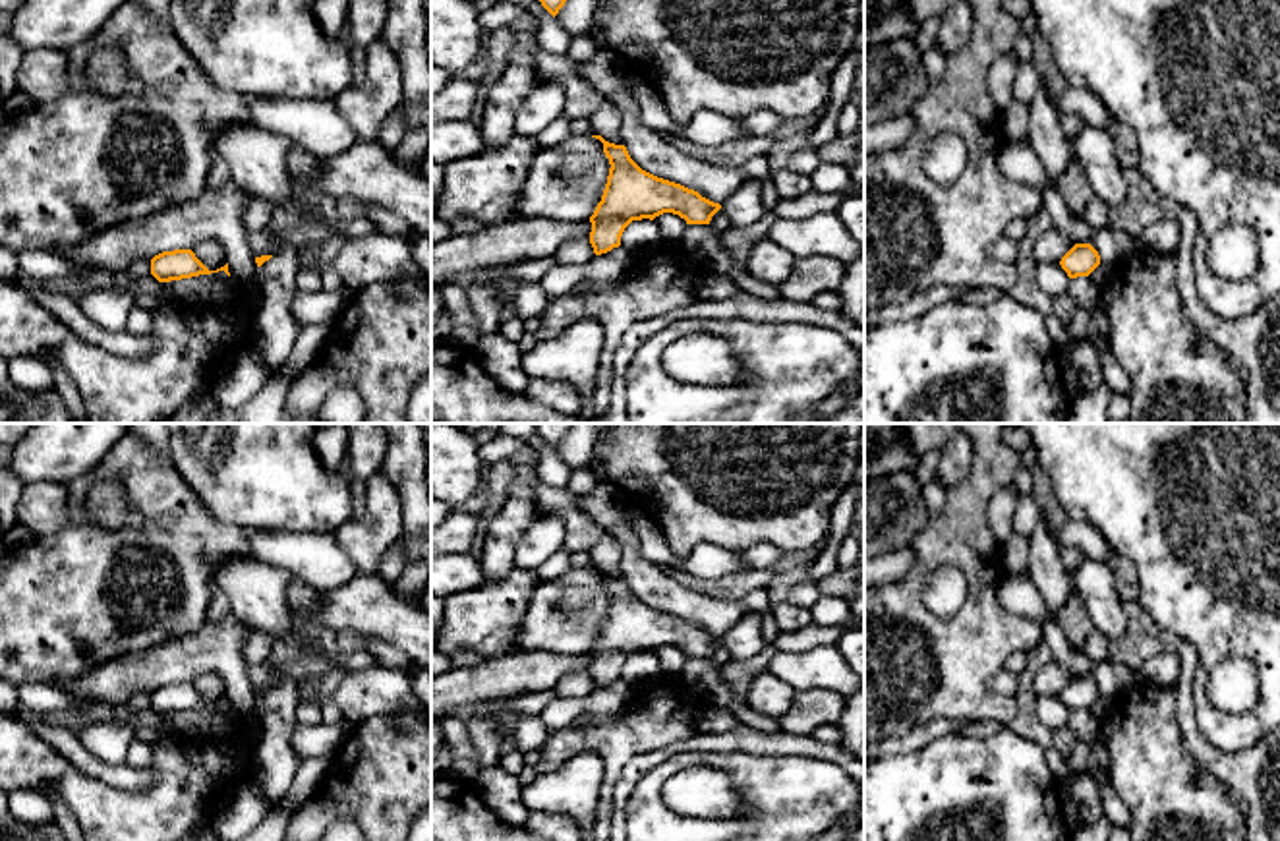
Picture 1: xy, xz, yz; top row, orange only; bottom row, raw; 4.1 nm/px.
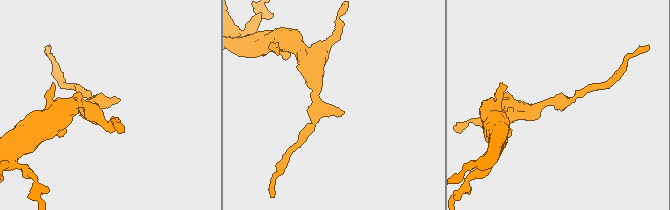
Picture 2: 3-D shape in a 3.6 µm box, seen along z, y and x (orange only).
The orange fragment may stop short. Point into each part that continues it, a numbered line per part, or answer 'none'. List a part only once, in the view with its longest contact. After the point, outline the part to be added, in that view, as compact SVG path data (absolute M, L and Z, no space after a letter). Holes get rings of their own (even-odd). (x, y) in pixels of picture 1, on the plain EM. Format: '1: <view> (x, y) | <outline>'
none

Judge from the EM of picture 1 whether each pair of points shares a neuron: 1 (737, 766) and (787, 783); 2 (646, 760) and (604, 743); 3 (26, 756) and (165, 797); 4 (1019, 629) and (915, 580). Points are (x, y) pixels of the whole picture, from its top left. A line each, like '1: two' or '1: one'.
1: one
2: two
3: one
4: one

